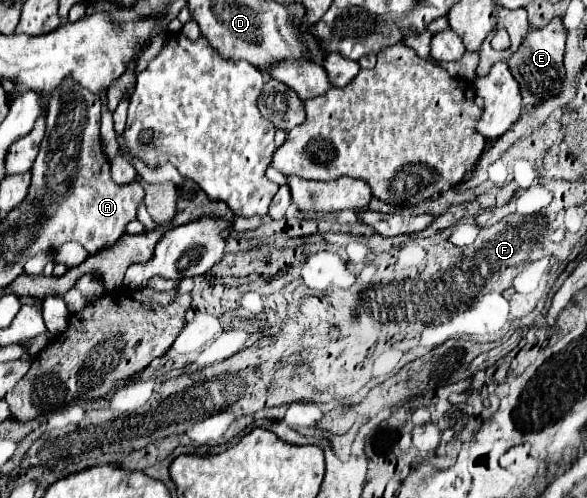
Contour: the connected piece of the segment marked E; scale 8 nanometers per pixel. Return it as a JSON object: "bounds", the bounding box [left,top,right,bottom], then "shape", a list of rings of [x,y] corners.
{"bounds":[507,17,567,109],"shape":[[[555,17],[555,19],[551,19],[549,25],[539,27],[539,29],[531,29],[525,35],[519,51],[513,53],[511,59],[507,61],[511,75],[515,77],[515,81],[519,81],[525,109],[531,109],[535,103],[561,93],[563,79],[565,79],[565,69],[563,69],[565,37],[567,37],[567,33],[565,33],[563,21],[559,17]]]}

